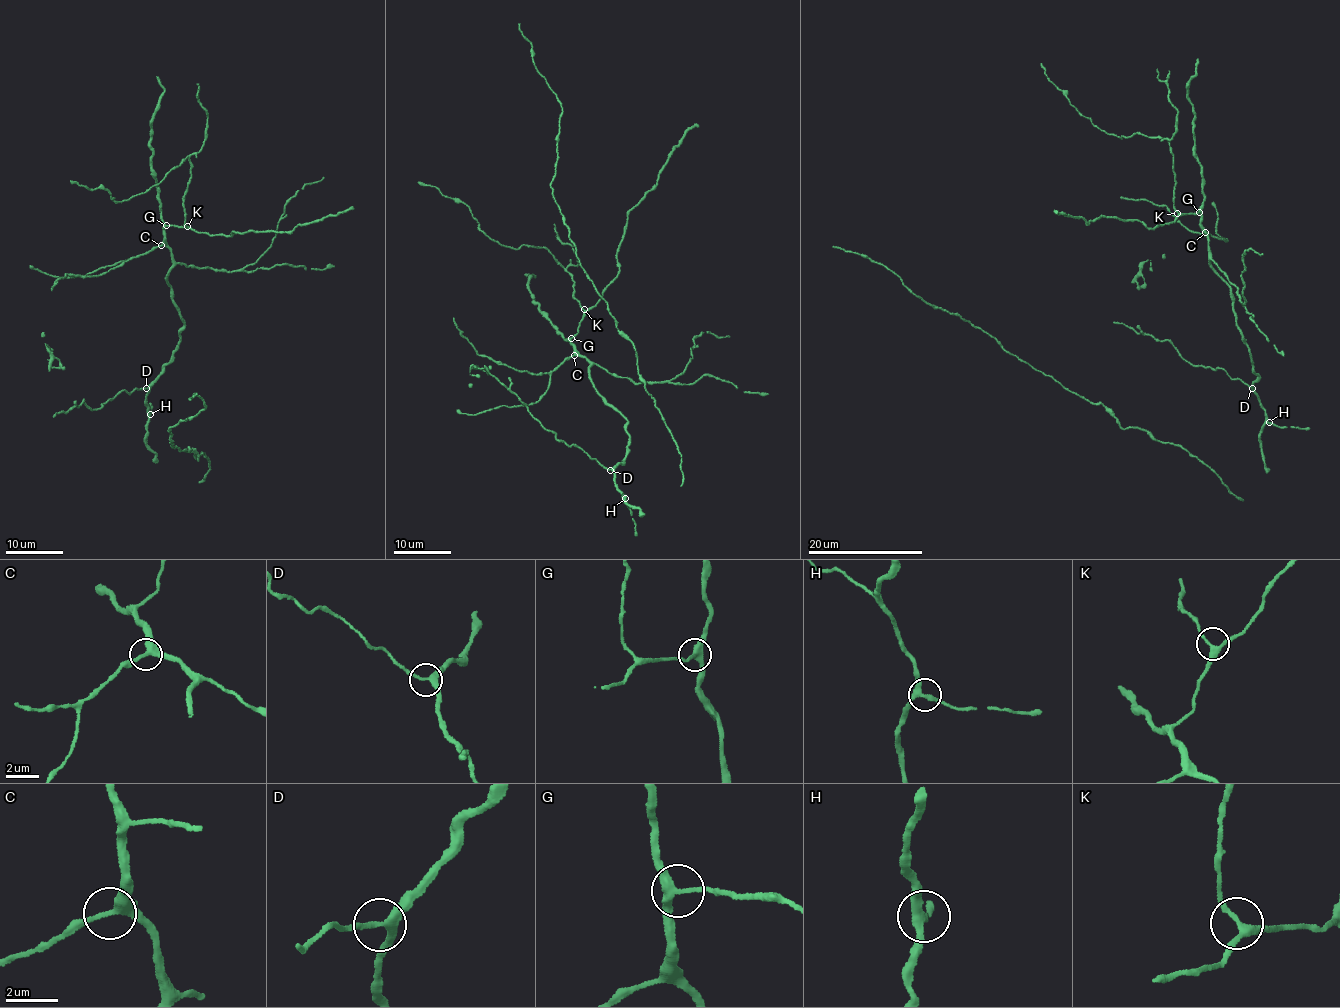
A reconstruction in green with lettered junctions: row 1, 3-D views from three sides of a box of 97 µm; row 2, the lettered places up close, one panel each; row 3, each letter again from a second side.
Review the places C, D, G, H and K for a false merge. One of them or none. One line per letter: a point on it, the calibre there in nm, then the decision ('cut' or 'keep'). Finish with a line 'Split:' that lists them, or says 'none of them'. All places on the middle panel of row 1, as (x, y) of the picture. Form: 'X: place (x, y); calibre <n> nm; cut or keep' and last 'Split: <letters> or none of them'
C: place (574, 355); calibre 280 nm; keep
D: place (610, 470); calibre 280 nm; keep
G: place (571, 338); calibre 300 nm; keep
H: place (625, 498); calibre 280 nm; keep
K: place (584, 309); calibre 240 nm; keep
Split: none of them

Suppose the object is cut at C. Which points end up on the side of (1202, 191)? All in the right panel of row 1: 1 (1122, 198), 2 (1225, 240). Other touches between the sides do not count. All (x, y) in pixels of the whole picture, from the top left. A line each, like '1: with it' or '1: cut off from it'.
1: cut off from it
2: cut off from it

